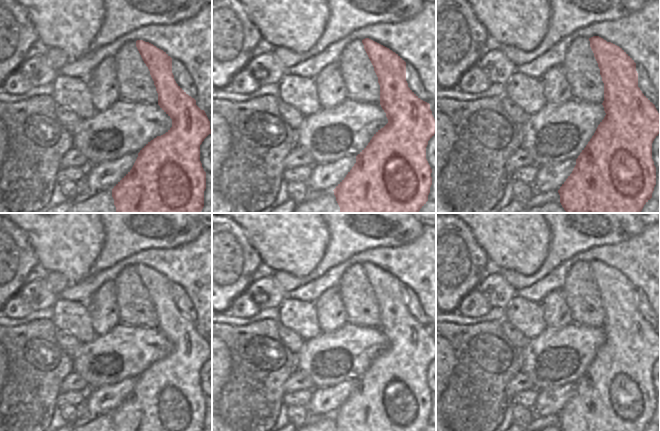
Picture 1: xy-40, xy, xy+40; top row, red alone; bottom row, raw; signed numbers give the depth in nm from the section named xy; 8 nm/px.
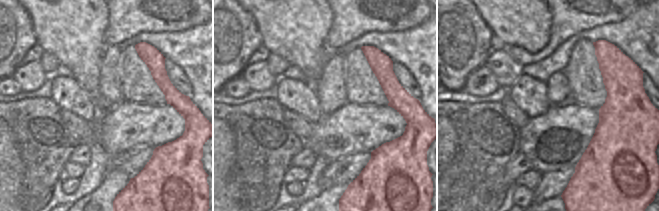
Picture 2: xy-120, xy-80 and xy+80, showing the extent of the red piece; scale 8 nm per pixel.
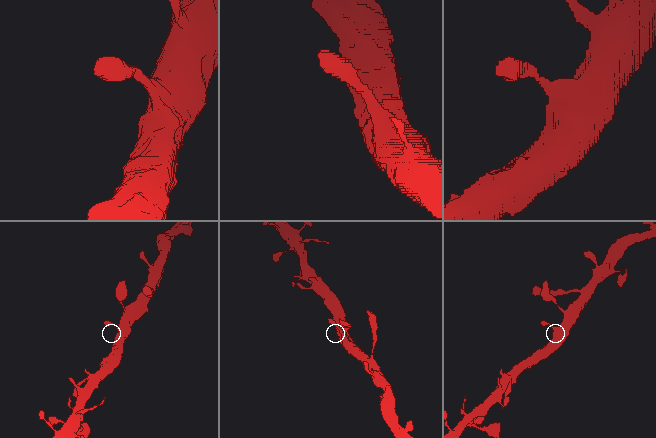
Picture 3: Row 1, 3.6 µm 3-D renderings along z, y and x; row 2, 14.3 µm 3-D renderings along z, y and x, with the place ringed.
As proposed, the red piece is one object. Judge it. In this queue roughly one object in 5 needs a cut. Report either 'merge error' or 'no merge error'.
no merge error

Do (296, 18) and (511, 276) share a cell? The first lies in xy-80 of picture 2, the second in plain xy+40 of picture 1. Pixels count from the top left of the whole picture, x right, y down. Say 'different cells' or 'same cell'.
different cells

